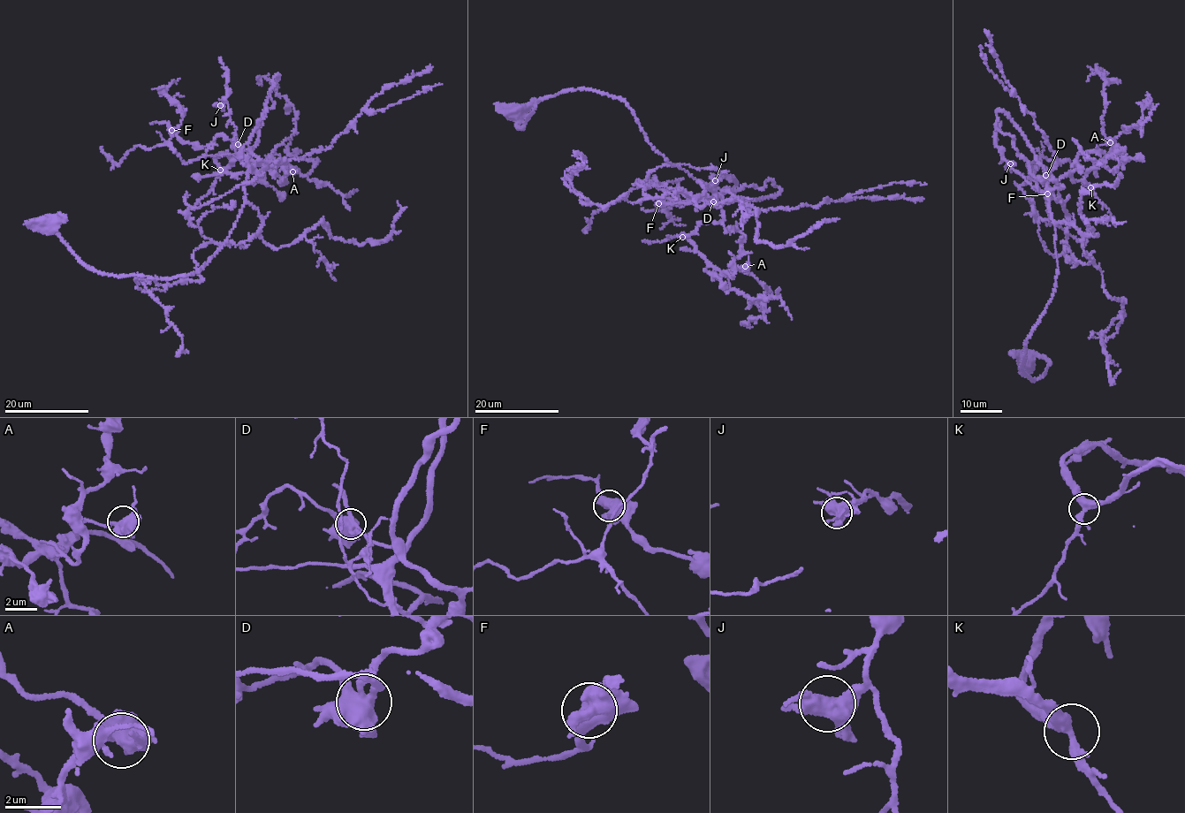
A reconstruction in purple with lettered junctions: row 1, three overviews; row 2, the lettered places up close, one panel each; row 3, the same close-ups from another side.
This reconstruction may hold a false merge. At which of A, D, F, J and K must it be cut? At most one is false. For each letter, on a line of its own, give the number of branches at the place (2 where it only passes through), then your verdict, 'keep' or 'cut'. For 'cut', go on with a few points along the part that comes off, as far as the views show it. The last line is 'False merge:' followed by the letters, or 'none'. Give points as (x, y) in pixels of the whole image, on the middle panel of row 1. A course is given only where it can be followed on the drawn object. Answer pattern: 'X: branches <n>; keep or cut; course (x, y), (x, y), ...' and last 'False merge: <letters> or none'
A: branches 5; keep
D: branches 5; keep
F: branches 4; keep
J: branches 5; keep
K: branches 4; keep
False merge: none

